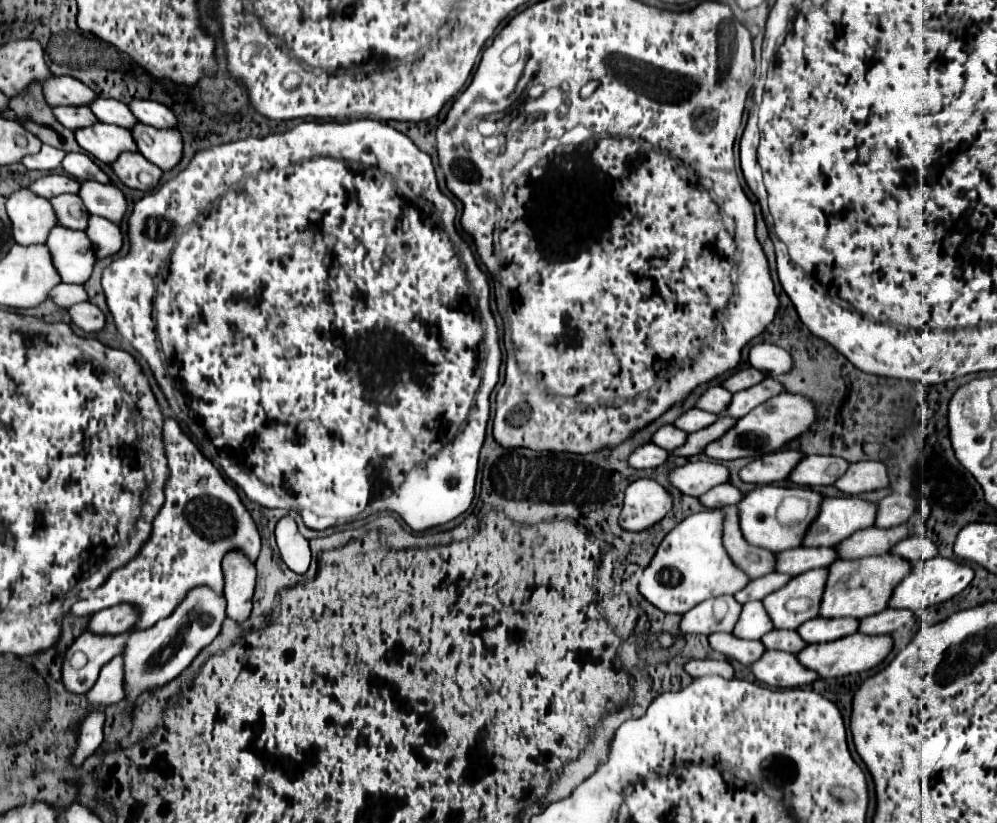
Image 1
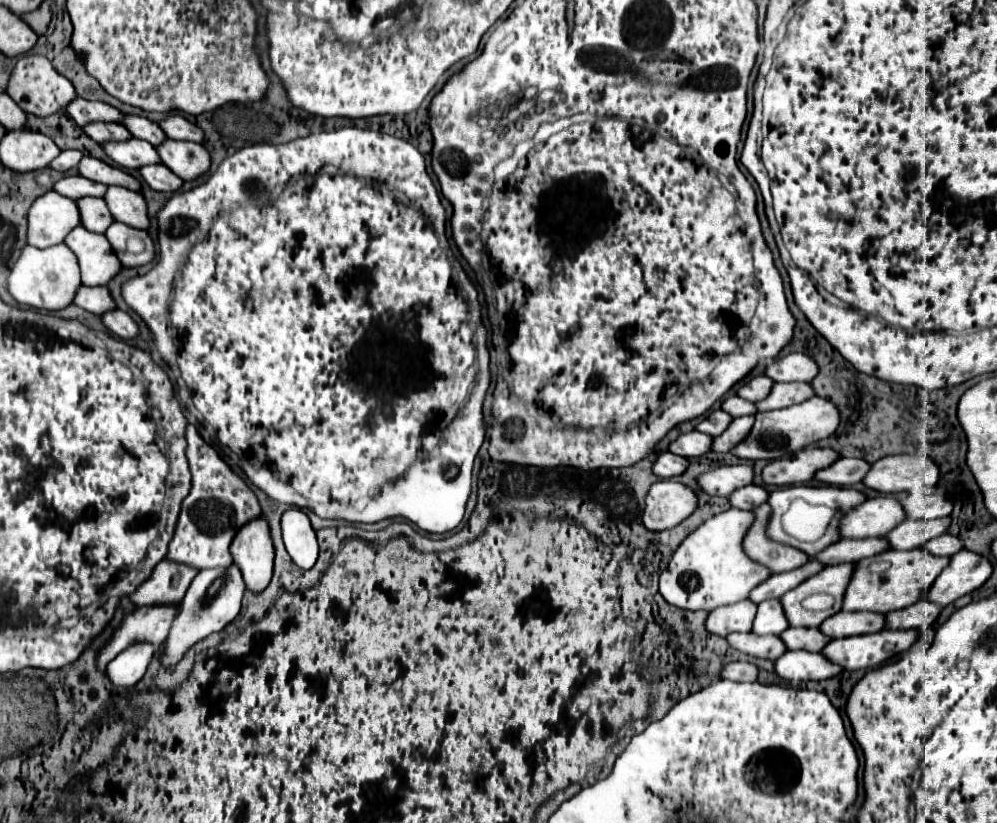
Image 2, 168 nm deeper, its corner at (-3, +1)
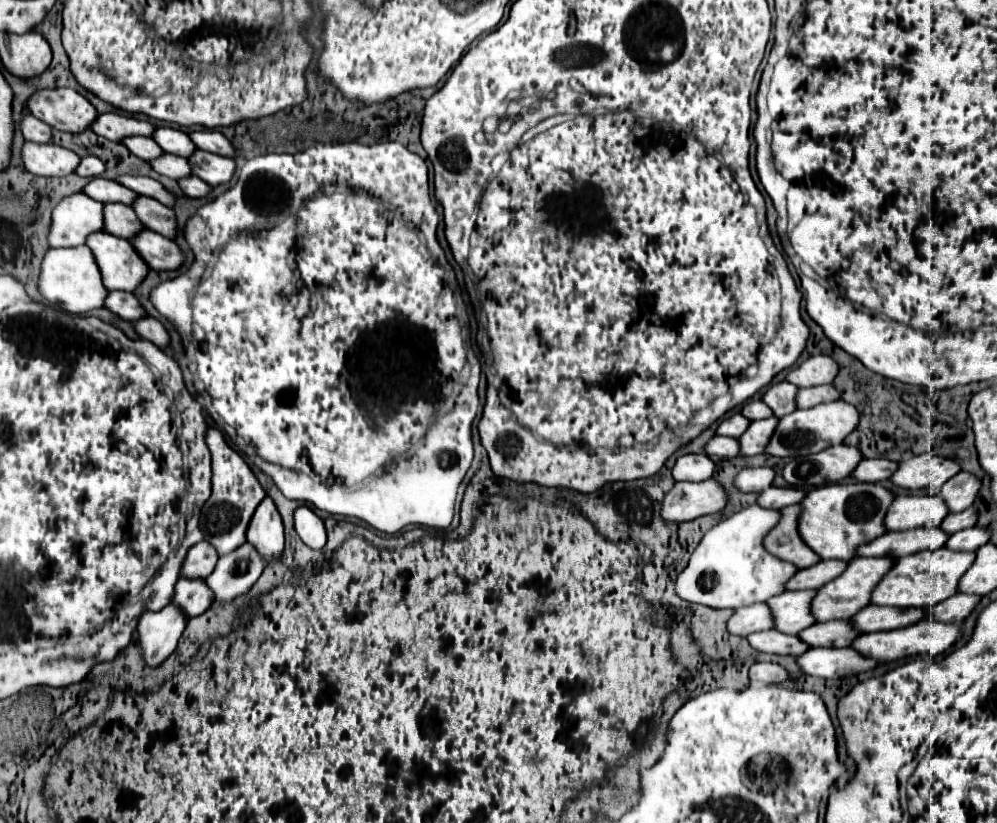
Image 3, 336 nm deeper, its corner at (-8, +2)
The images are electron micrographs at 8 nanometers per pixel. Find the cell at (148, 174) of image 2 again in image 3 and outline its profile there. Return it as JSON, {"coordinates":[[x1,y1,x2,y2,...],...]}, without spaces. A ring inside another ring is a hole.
{"coordinates":[[186,177,186,179,180,179,178,185,182,187,182,191,188,195,188,197,194,197,194,199,200,199,200,197,206,197,212,187,208,183,204,183,200,177]]}

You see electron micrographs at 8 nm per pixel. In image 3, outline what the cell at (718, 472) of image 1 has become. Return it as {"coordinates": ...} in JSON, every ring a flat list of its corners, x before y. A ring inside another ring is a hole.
{"coordinates":[[750,467,740,471,736,477,736,487,744,493,760,493,772,485,774,475,776,473,770,467]]}

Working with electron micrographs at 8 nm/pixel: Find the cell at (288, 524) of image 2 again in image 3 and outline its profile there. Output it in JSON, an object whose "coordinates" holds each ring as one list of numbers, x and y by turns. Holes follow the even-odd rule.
{"coordinates":[[306,505,298,507,294,513,294,523,300,539,310,547,310,549,322,549,326,545,326,529,324,521]]}

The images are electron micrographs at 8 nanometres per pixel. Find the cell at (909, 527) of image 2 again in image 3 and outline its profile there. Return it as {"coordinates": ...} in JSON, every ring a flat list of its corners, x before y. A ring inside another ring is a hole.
{"coordinates":[[968,507,966,511,950,513,948,519,942,521,940,529,942,529,942,531,948,531,948,533,952,535,952,533,958,533,958,531,962,531,962,529,974,527,974,525,976,525,976,519,978,519,978,511,976,511,974,507]]}

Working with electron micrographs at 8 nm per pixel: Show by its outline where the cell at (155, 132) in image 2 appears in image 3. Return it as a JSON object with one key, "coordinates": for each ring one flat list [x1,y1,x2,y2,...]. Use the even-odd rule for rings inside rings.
{"coordinates":[[158,127,154,131,154,141,168,153,172,155,184,155,188,159,188,155,192,155,192,151,196,149,196,145,192,143,192,139,180,131,180,129,170,129,170,127]]}

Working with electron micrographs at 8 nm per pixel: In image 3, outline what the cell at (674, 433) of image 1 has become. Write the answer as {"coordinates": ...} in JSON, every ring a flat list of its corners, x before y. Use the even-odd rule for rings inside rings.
{"coordinates":[[716,435,706,445,706,453,708,455,718,455,718,457,736,457,736,455,740,455,740,445,738,445,738,439]]}

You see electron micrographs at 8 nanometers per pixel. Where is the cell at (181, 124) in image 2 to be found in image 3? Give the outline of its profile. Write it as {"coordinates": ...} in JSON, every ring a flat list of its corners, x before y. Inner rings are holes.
{"coordinates":[[210,129,194,131,190,133,190,139,196,143,198,149,204,149,222,157,236,157,236,149,232,147,232,143,228,143,228,139,220,131,210,131]]}

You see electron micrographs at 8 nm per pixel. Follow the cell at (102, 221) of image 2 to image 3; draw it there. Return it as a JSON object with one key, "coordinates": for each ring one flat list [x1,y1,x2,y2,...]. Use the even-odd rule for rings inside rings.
{"coordinates":[[108,203,104,205,104,231,122,237,122,239,132,239,136,237,142,229,146,229,140,219,136,217,134,209,128,205,120,203]]}

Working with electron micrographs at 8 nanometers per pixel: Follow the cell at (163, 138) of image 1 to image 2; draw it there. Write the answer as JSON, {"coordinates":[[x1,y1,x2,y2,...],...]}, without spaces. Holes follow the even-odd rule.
{"coordinates":[[165,138,159,146,155,146,155,150,159,152,161,162,181,180,195,180,209,168,209,154,197,142]]}

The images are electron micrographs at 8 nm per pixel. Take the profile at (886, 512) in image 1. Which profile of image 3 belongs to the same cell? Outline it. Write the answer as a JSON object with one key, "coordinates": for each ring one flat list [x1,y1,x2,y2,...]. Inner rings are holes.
{"coordinates":[[960,471,958,475,954,475,944,483,940,495,944,497,950,513,956,513,956,511,964,511,974,503,976,491,980,491,980,479,972,473]]}

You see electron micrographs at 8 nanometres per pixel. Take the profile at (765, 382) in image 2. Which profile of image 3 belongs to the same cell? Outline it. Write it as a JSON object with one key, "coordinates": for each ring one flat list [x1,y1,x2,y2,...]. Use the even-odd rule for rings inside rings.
{"coordinates":[[782,381,778,385,772,385,764,393,762,401,774,411,776,417,784,417,784,415,796,411,796,391,798,391,796,385,788,383,788,381]]}

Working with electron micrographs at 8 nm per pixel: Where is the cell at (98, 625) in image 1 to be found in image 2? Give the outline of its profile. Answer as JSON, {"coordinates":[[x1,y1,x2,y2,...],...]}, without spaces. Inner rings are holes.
{"coordinates":[[161,560,153,574,133,592,129,600,133,606,173,606,177,604,191,580,195,578,197,570,185,564,175,564,171,560]]}

